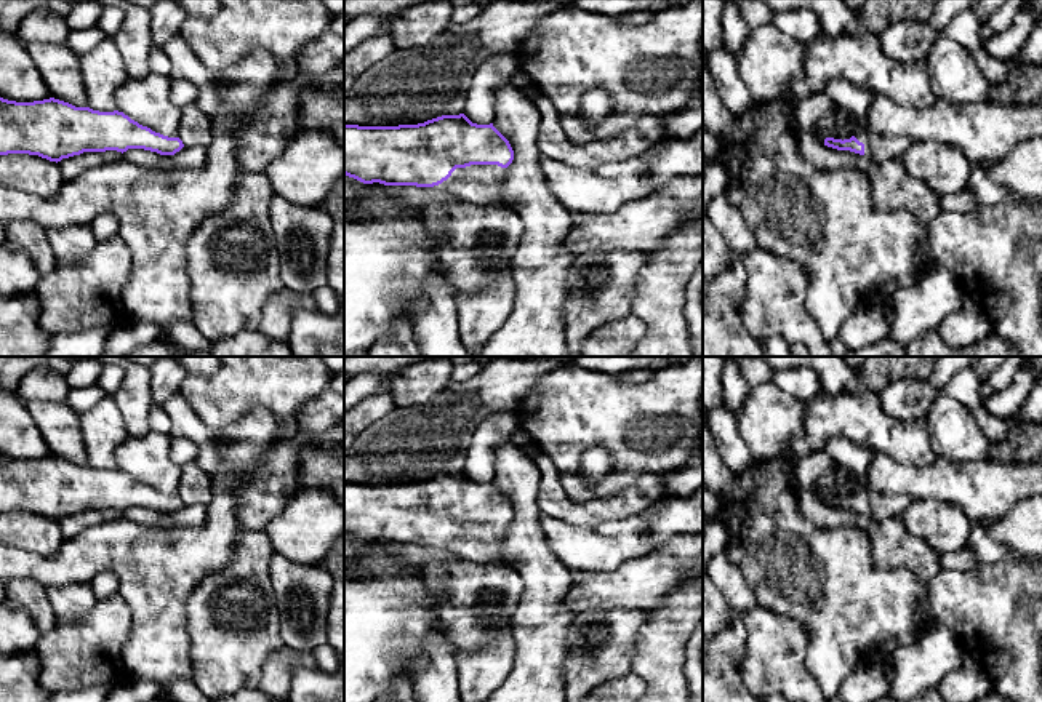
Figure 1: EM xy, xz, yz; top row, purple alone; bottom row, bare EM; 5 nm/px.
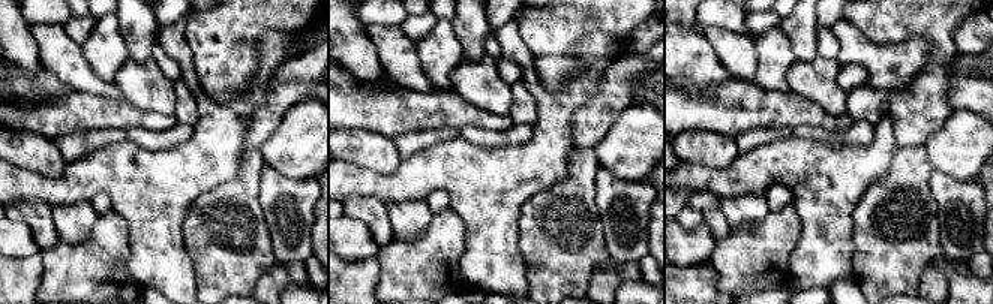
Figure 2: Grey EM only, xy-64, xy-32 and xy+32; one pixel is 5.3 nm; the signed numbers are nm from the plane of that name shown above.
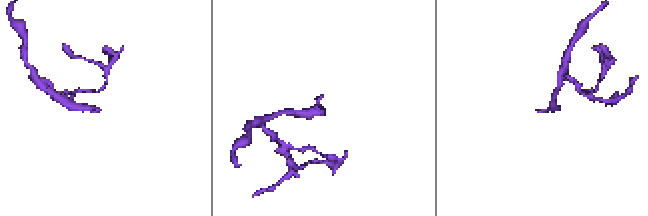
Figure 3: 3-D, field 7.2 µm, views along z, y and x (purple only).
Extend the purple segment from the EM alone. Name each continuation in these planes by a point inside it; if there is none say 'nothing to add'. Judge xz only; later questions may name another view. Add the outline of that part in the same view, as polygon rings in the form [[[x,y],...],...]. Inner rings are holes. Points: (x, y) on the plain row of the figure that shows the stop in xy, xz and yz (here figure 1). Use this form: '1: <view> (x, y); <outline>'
1: xz (482, 542); [[[471,523],[456,526],[451,534],[434,547],[451,550],[455,555],[475,563],[509,564],[503,552],[506,526],[498,523]]]

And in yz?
1: yz (879, 506); [[[863,488],[855,496],[864,502],[864,513],[877,521],[888,517],[903,517],[912,501],[908,494],[885,494],[869,488]]]

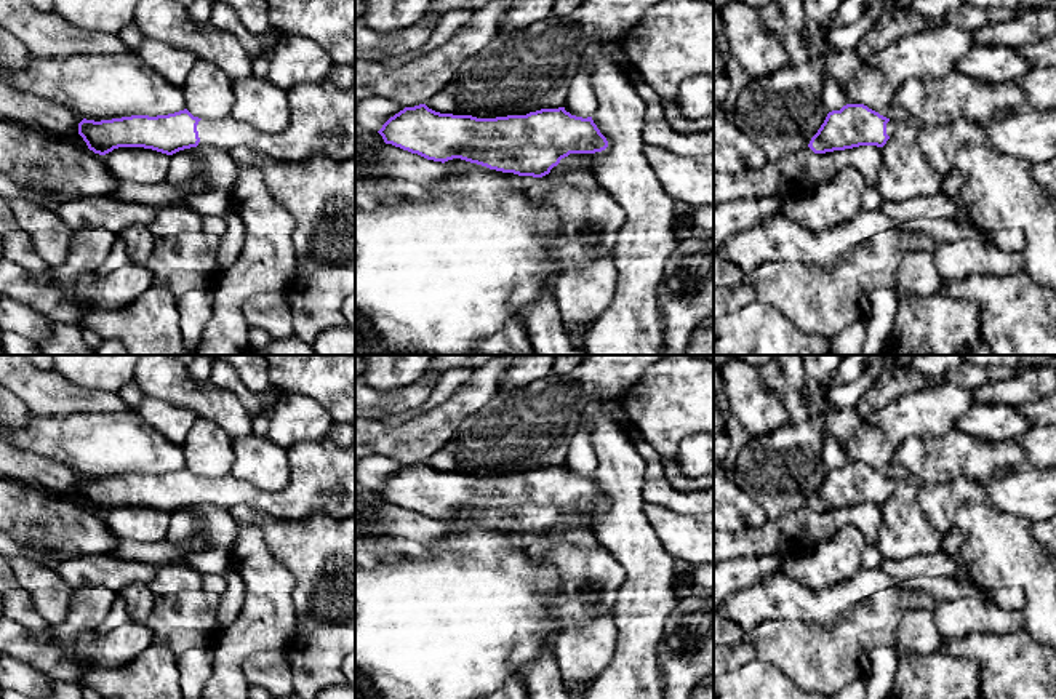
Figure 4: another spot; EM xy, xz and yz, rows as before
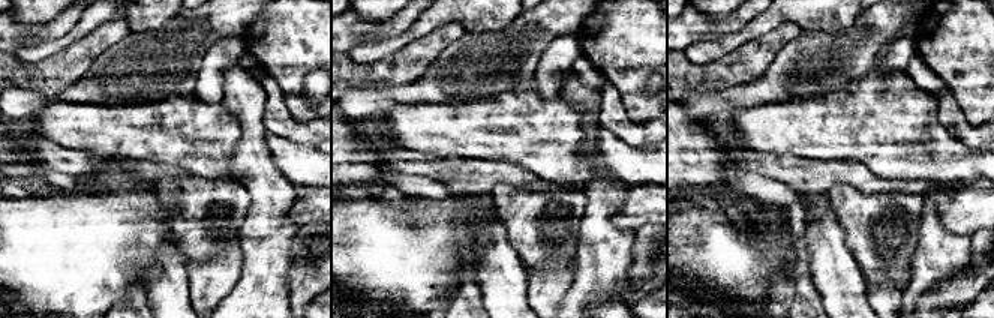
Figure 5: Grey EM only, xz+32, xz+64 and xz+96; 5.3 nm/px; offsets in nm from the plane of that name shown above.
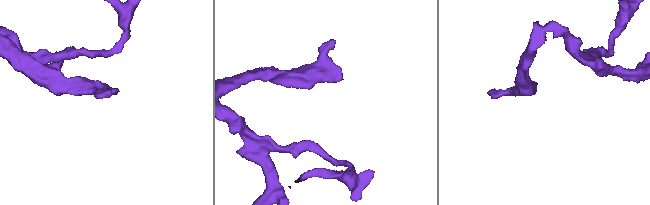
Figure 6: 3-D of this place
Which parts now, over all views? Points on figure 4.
1: xy (322, 475); [[[330,438],[304,440],[286,449],[290,481],[278,493],[258,489],[250,481],[226,475],[219,478],[200,478],[197,483],[200,501],[197,505],[214,505],[230,510],[235,505],[248,505],[283,518],[306,518],[323,513],[338,520],[355,517],[355,438],[347,446],[338,446]]]

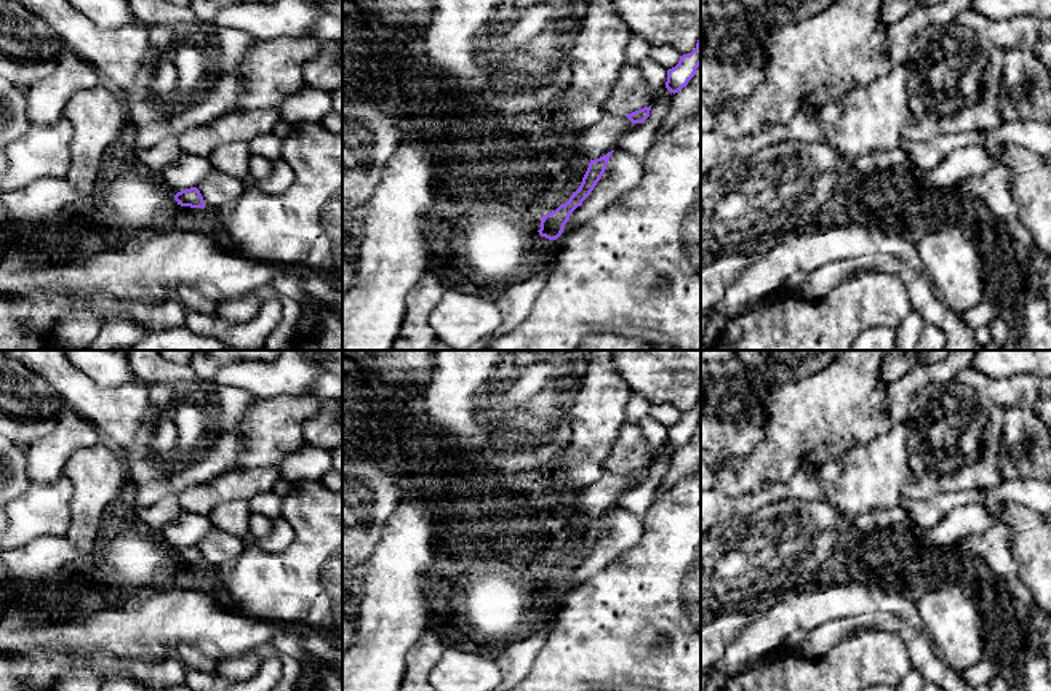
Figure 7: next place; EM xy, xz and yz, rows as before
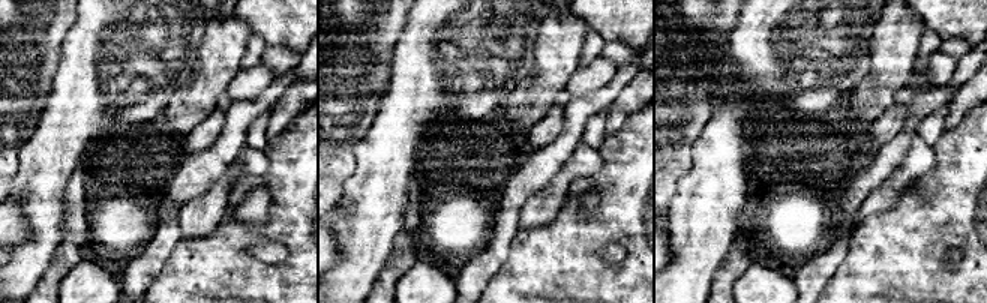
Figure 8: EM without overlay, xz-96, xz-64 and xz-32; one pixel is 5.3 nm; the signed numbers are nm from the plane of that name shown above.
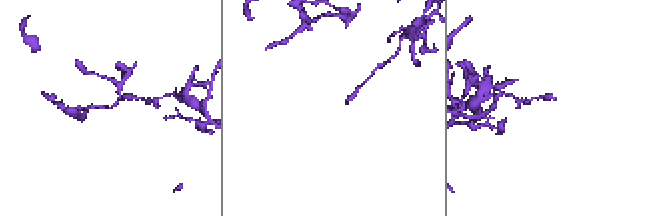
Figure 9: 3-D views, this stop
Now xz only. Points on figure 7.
1: xz (519, 656); [[[539,593],[536,619],[529,624],[525,633],[507,643],[504,653],[496,657],[496,662],[502,672],[502,680],[496,691],[514,689],[533,667],[539,651],[545,645],[549,635],[549,616],[557,601],[558,597],[549,598]]]

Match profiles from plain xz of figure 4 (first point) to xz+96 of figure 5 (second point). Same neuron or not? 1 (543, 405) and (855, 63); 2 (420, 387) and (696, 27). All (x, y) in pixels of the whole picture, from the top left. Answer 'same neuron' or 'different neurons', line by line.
1: same neuron
2: same neuron

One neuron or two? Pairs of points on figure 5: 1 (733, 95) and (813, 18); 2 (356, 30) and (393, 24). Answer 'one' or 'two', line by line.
1: two
2: one

